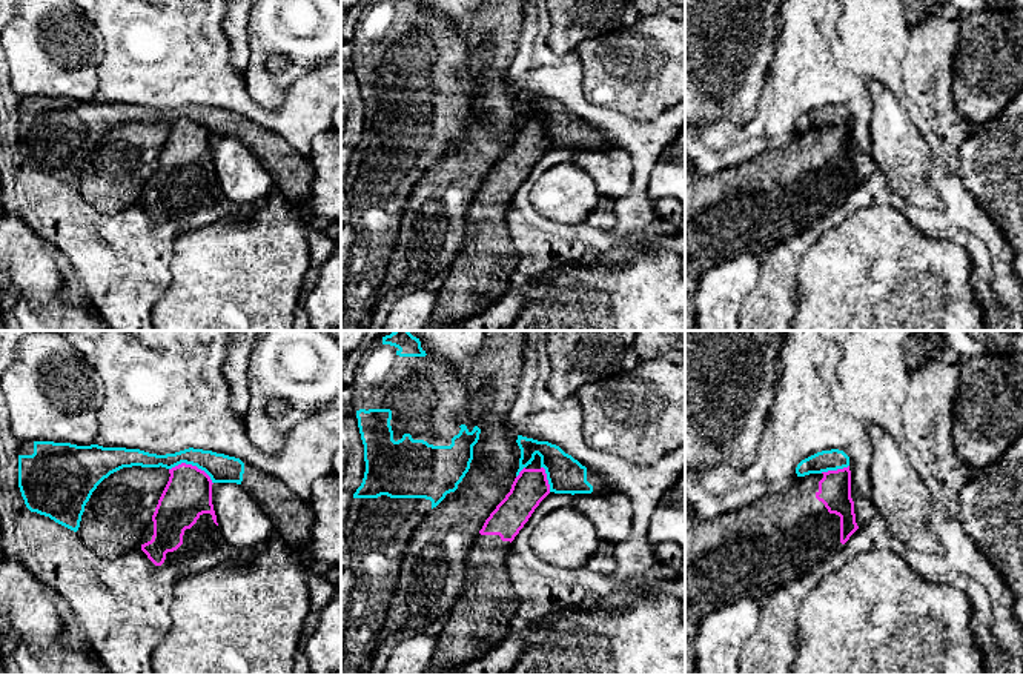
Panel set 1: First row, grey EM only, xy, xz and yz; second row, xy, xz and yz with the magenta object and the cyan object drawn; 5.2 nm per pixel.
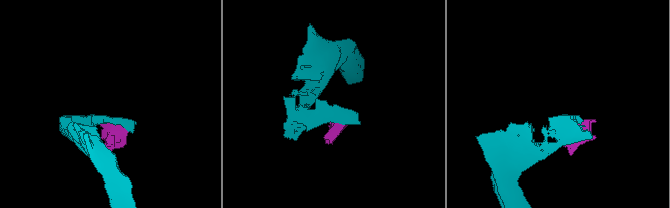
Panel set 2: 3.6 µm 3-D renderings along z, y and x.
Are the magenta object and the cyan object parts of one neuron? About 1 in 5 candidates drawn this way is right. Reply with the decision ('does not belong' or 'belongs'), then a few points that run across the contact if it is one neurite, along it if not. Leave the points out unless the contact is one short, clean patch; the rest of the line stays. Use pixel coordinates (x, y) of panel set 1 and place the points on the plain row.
does not belong; line xy (169, 123), (178, 119), (195, 120), (212, 139)

